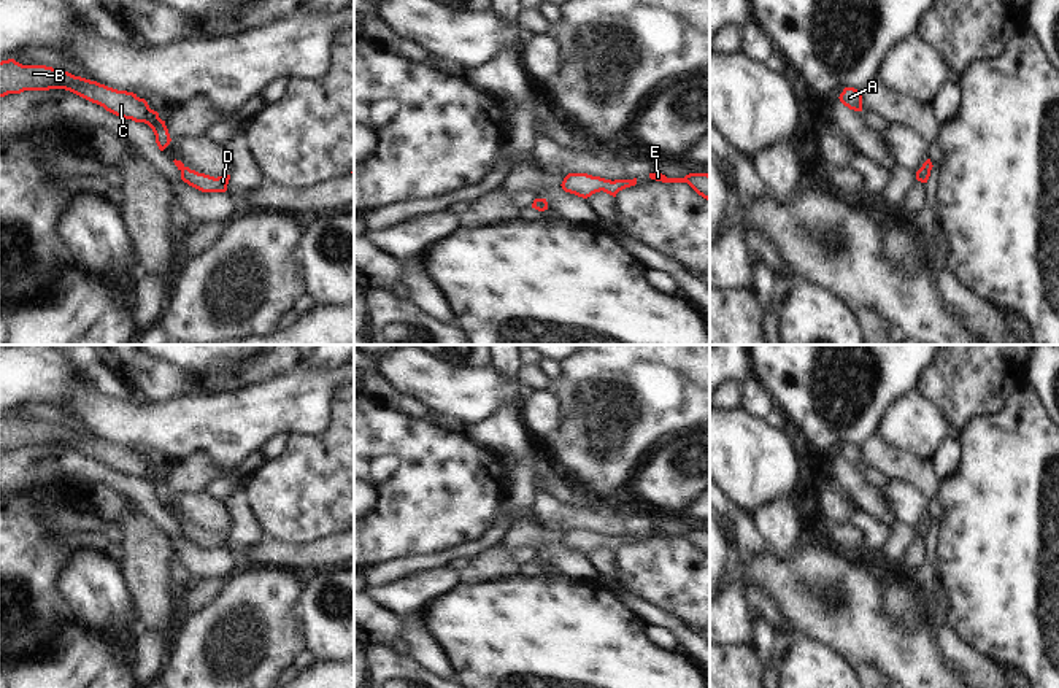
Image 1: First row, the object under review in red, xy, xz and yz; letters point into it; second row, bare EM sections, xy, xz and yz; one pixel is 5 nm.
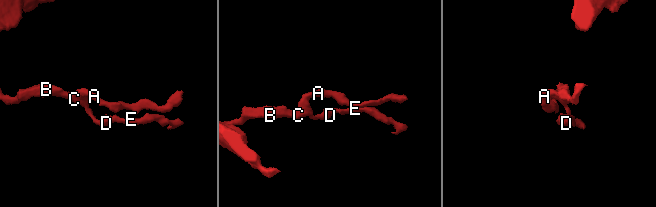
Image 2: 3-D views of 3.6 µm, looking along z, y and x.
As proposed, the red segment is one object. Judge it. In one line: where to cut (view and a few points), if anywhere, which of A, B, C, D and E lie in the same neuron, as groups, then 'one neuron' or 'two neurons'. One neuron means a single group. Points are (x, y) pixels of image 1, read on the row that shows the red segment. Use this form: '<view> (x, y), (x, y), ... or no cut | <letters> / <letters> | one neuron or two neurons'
no cut | A B C D E | one neuron

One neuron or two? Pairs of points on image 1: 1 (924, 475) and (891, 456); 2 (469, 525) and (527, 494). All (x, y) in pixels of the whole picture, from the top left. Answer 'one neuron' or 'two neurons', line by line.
1: one neuron
2: two neurons

